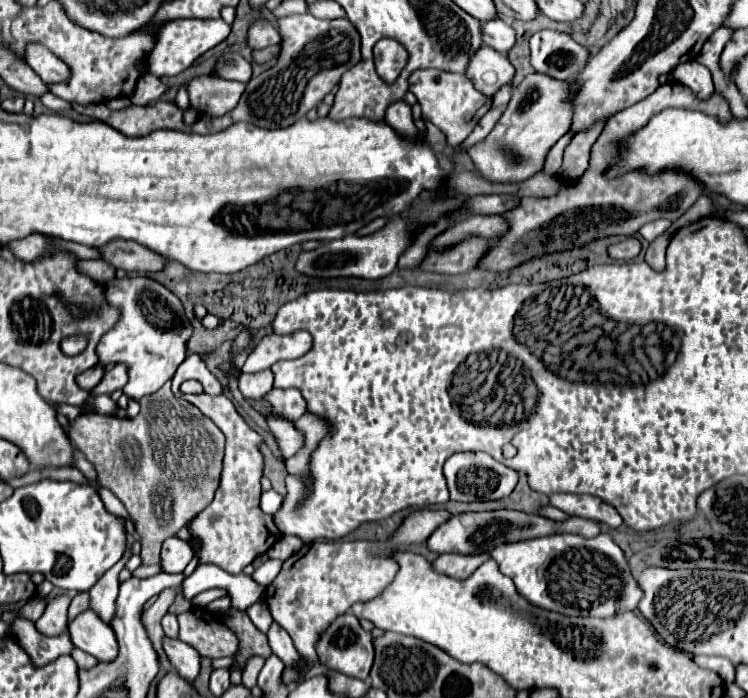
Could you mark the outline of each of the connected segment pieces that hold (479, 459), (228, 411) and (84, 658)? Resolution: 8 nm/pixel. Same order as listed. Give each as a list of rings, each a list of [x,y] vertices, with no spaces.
[[[454,453],[444,463],[444,477],[448,481],[450,499],[464,501],[464,503],[502,499],[502,495],[512,493],[518,481],[518,475],[514,469],[498,463],[488,453]]]
[[[188,355],[184,359],[184,363],[178,367],[178,371],[172,379],[172,393],[176,397],[196,405],[208,419],[212,419],[216,423],[216,427],[220,427],[220,431],[226,437],[226,457],[224,457],[222,481],[216,491],[216,497],[198,517],[192,519],[190,535],[200,541],[198,565],[212,563],[228,573],[242,573],[242,569],[246,565],[250,565],[258,555],[266,553],[280,539],[280,531],[276,529],[272,517],[266,515],[258,505],[260,493],[262,493],[260,477],[262,477],[262,465],[264,465],[262,453],[258,449],[262,445],[262,437],[246,425],[246,421],[236,413],[232,401],[228,397],[208,395],[208,393],[191,395],[180,391],[182,381],[192,377],[188,373],[188,369],[192,369],[192,365],[202,365],[200,355]]]
[[[74,647],[72,649],[72,659],[78,663],[78,667],[82,667],[82,669],[90,669],[90,667],[94,667],[98,661],[92,657],[92,655],[88,655],[88,653],[84,653],[84,651],[80,651],[78,647]]]

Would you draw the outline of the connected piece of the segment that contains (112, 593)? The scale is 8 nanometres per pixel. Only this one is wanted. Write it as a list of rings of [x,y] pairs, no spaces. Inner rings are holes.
[[[126,531],[126,551],[120,563],[114,565],[110,571],[104,573],[104,577],[90,589],[90,607],[100,613],[100,617],[110,625],[116,613],[116,595],[118,595],[118,573],[123,569],[132,556],[130,547],[134,543],[134,537]]]

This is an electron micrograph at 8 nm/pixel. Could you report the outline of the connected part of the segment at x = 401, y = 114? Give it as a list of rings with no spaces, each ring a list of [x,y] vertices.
[[[396,101],[396,103],[390,103],[388,105],[388,111],[384,115],[386,123],[392,125],[398,133],[402,133],[404,137],[408,135],[408,139],[416,139],[418,135],[418,129],[414,127],[414,121],[412,121],[412,113],[410,113],[410,105],[406,105],[404,101]]]

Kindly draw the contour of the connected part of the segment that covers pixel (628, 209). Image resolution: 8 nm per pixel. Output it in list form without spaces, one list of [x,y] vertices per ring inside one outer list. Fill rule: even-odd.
[[[666,83],[660,85],[652,95],[642,99],[640,103],[616,113],[606,123],[602,135],[592,147],[590,167],[588,171],[574,181],[570,187],[562,189],[556,197],[550,199],[536,199],[526,197],[522,199],[520,207],[504,213],[506,221],[510,223],[510,231],[504,235],[504,239],[496,241],[490,249],[490,253],[484,255],[480,261],[480,269],[490,271],[508,271],[510,267],[516,267],[528,259],[542,257],[552,251],[564,251],[570,247],[586,245],[592,239],[608,237],[608,235],[634,235],[642,225],[656,221],[656,219],[670,219],[672,223],[680,219],[686,209],[702,195],[702,185],[696,183],[690,175],[678,173],[678,171],[664,171],[660,175],[648,177],[644,171],[632,171],[628,175],[622,175],[618,179],[606,179],[604,171],[610,165],[610,161],[616,157],[616,141],[620,137],[630,135],[632,131],[644,127],[648,119],[666,107],[688,107],[706,111],[708,115],[716,115],[722,121],[732,119],[732,113],[728,109],[728,103],[720,95],[712,95],[708,101],[698,101],[688,87],[682,83]]]

